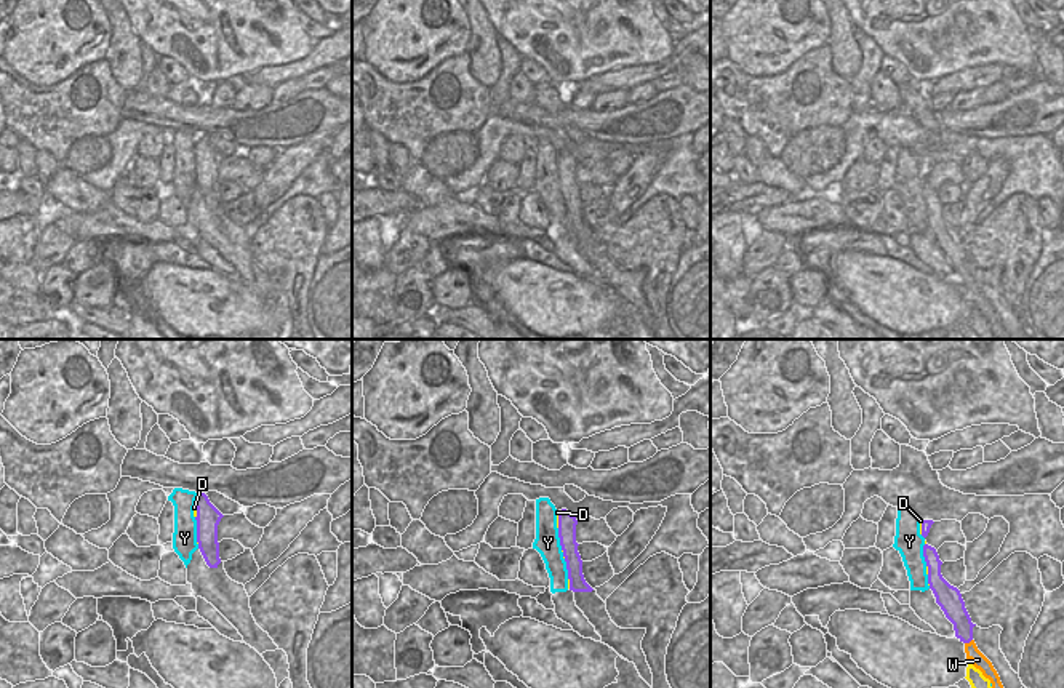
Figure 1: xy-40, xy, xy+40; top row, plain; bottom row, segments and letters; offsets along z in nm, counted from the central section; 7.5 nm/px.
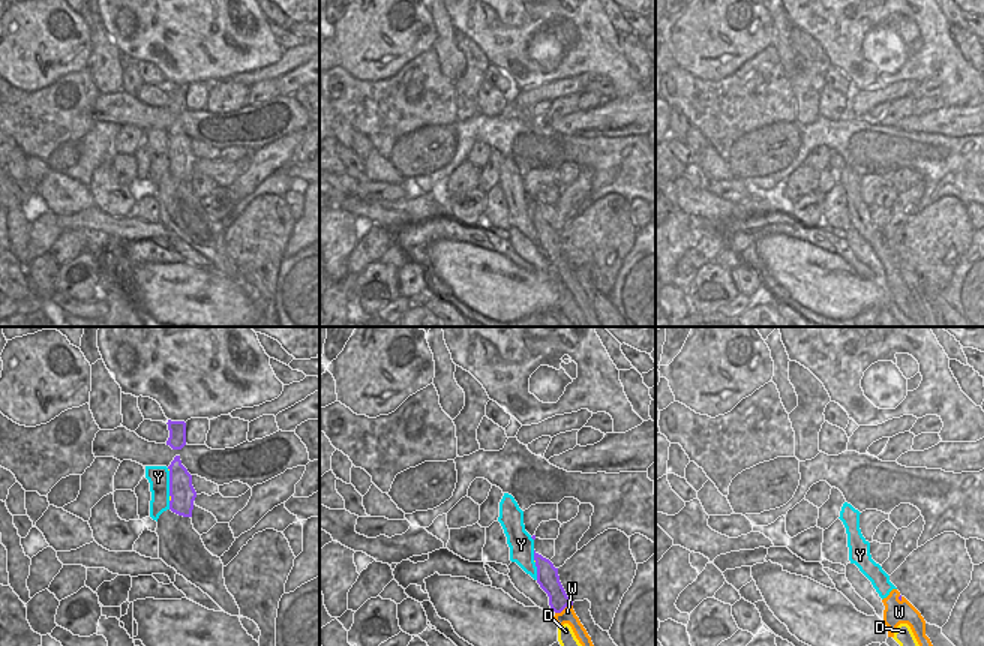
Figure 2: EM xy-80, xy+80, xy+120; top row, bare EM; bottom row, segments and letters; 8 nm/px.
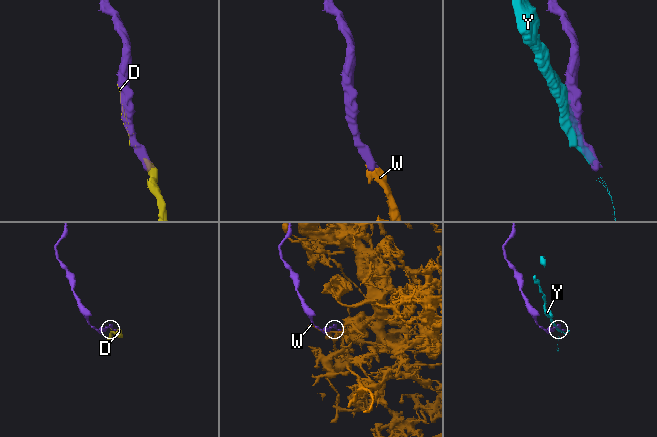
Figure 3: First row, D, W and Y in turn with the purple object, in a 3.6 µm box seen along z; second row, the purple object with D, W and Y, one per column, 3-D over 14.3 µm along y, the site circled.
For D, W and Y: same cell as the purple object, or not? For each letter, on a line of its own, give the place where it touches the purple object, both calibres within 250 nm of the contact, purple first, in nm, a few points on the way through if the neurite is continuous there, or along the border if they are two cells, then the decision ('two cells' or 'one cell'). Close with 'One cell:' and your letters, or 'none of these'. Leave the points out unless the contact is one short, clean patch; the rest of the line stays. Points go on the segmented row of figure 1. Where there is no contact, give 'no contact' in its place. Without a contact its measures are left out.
D: contact xy (559, 520); calibres 140 and 20 nm; two cells
W: contact xy+40 (968, 642); calibres 160 and 120 nm; border xy+40 (972, 639), (965, 644); two cells
Y: contact xy-40 (197, 530); calibres 180 and 190 nm; two cells
One cell: none of these

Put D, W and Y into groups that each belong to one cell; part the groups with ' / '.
D Y / W

